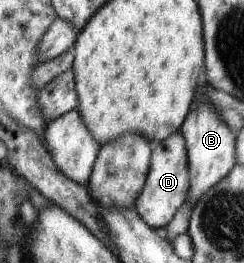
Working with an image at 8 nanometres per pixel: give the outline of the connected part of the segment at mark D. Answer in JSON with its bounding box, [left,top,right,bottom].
[135,131,191,229]

